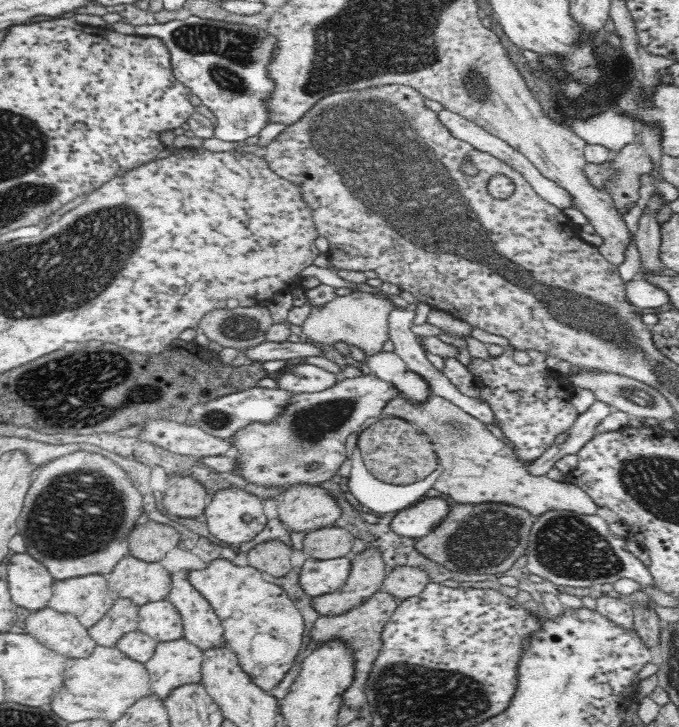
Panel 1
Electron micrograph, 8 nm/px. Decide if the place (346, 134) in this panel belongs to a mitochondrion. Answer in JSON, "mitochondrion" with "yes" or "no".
{"mitochondrion":"yes"}

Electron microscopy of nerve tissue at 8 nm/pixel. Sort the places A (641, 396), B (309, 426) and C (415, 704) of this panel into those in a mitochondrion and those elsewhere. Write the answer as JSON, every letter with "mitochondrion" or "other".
{"A":"mitochondrion","B":"mitochondrion","C":"mitochondrion"}

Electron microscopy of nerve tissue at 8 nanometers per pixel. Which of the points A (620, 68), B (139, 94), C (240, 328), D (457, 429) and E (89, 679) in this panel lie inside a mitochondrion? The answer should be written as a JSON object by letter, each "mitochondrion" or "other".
{"A":"other","B":"other","C":"mitochondrion","D":"mitochondrion","E":"other"}

